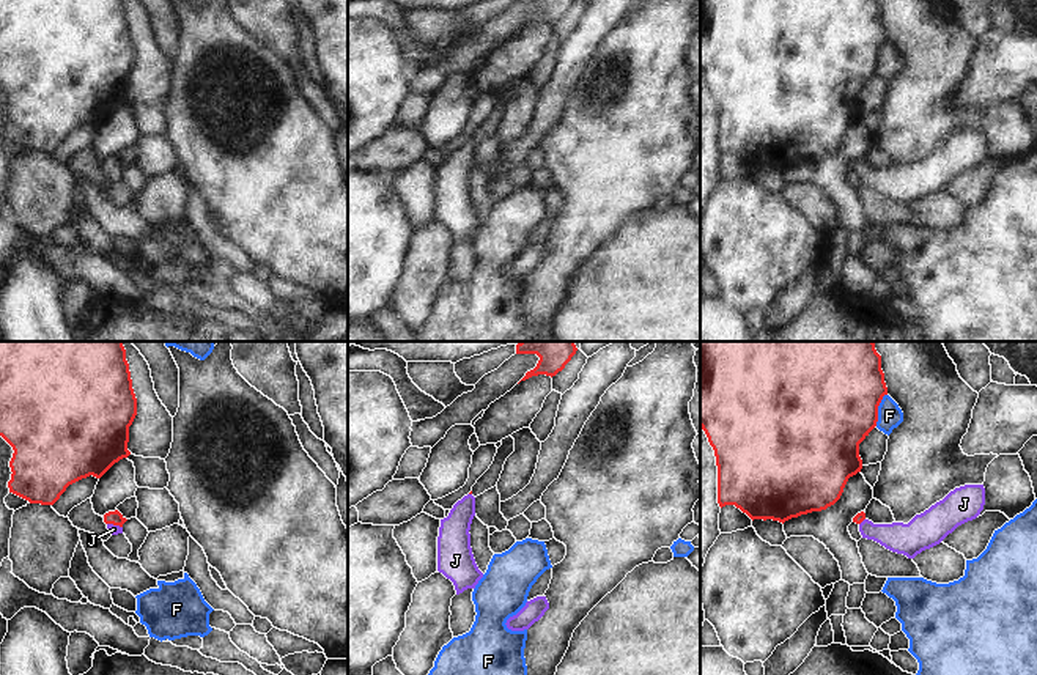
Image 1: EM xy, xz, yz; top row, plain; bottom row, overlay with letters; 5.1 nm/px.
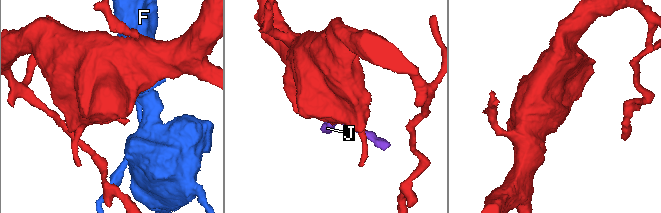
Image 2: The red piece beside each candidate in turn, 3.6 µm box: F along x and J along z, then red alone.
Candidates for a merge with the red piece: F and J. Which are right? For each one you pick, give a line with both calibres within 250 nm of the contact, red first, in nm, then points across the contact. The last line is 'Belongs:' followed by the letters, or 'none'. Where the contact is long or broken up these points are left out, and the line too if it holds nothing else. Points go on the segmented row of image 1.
J: calibres 70 and 50 nm; way xy (115, 518), (115, 524), (114, 529)
Belongs: J

